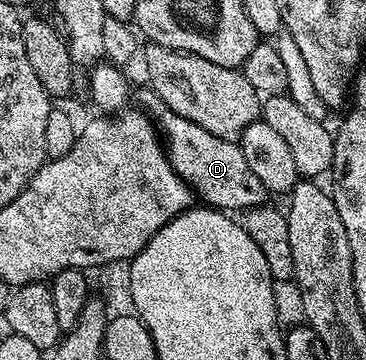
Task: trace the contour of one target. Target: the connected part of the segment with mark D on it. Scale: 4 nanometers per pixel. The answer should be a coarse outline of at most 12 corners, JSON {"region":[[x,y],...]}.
{"region":[[152,100],[175,174],[220,211],[269,197],[238,140]]}

